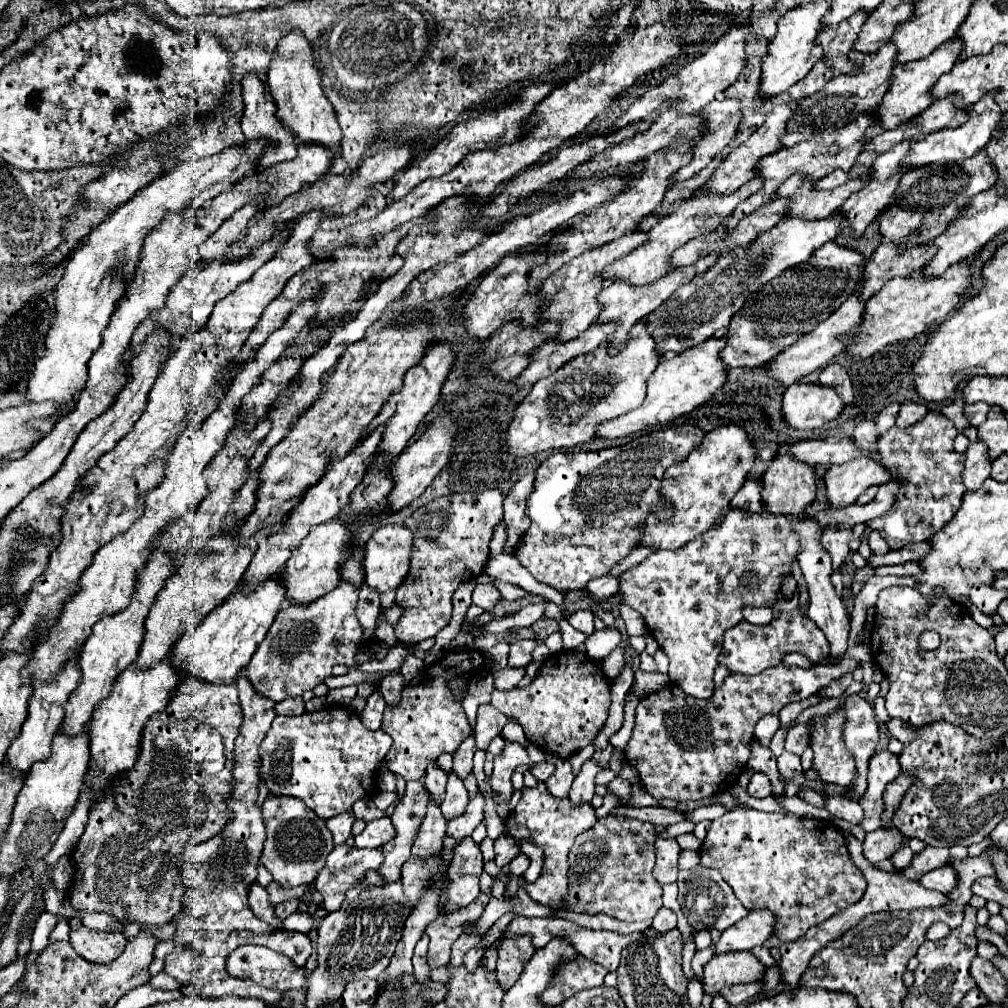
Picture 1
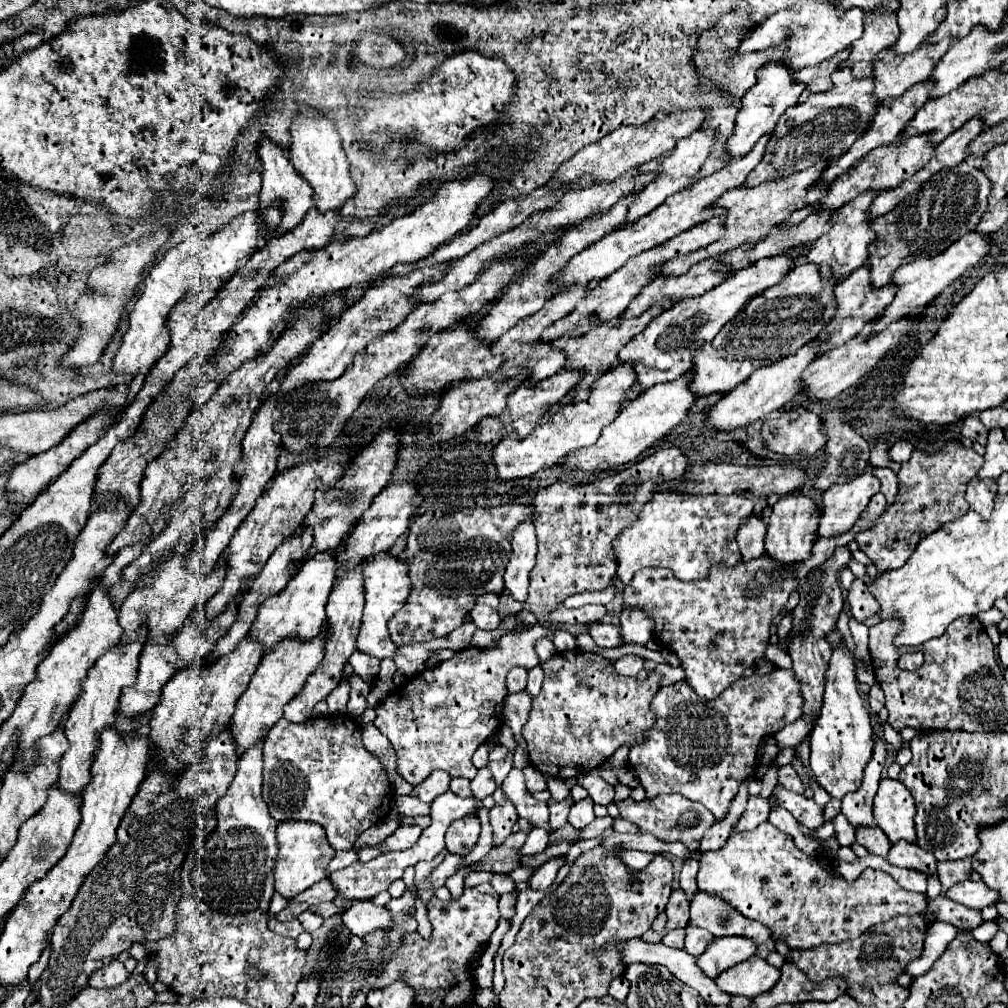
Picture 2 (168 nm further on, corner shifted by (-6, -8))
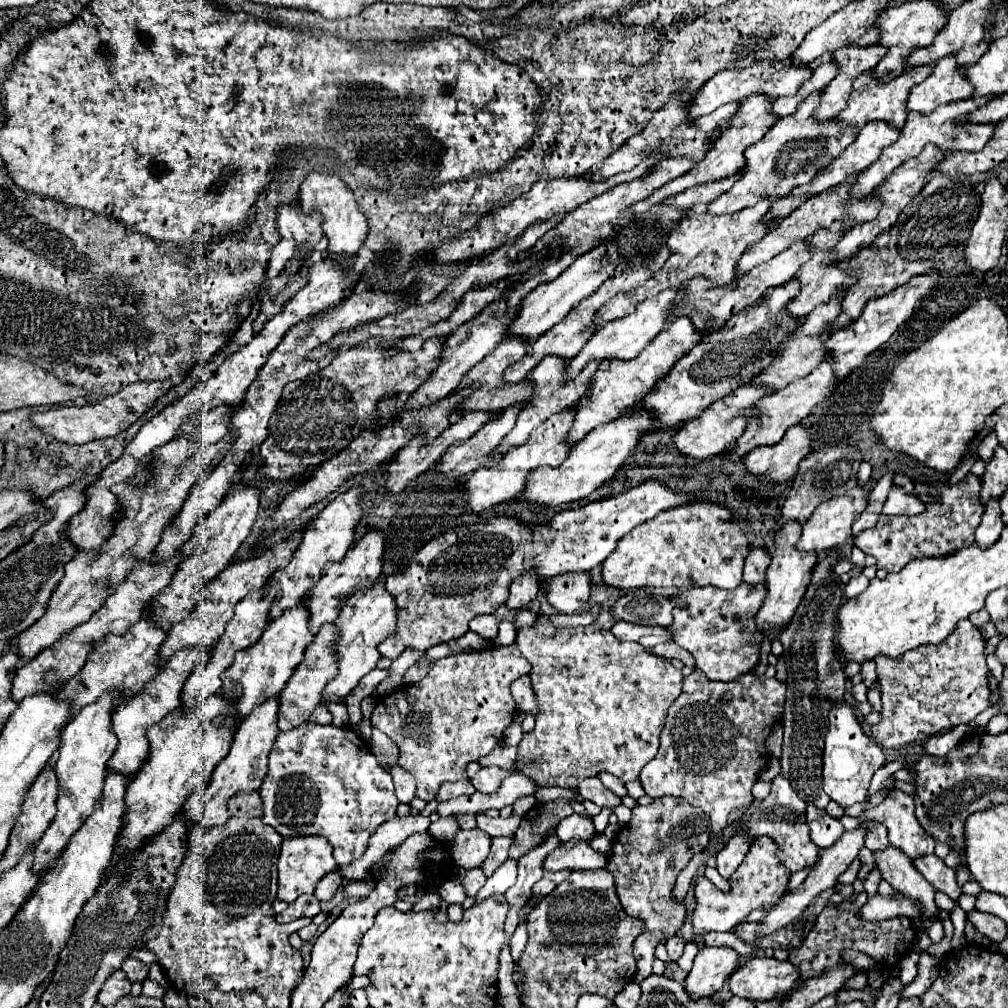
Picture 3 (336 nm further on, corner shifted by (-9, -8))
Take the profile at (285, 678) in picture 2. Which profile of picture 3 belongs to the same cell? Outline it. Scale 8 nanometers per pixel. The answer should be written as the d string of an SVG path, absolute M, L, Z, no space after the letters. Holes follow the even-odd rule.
M273 697L271 701L267 701L267 705L259 705L259 709L255 709L255 713L251 713L251 717L247 717L247 721L243 721L243 725L239 727L239 733L235 733L233 737L233 745L229 755L219 763L219 767L215 767L213 779L209 783L209 787L201 793L193 793L185 805L183 805L183 819L189 823L189 829L193 829L191 825L197 825L197 829L201 831L209 831L217 825L225 825L227 819L231 817L227 803L231 797L235 797L237 793L249 793L249 791L257 791L263 783L263 775L267 773L267 757L271 751L271 745L275 743L275 737L279 733L277 729L277 697Z

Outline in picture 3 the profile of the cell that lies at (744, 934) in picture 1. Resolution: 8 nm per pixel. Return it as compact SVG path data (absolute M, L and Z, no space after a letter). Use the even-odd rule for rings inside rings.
M701 947L693 969L683 981L685 991L689 993L691 999L703 999L715 995L727 977L735 971L737 967L737 951L731 947Z

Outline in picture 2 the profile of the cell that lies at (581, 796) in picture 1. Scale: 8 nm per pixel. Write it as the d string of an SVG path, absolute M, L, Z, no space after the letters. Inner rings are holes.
M586 797L572 807L572 811L568 815L568 823L574 825L576 829L584 829L586 825L590 825L594 821L594 817L596 817L594 815L594 801L592 801L592 797Z

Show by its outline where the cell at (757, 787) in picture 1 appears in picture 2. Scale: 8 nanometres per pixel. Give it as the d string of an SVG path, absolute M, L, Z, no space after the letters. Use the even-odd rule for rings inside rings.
M752 795L748 799L748 807L744 811L744 815L740 817L738 825L734 831L746 831L746 829L756 829L756 825L764 823L766 817L770 813L770 799L762 797L762 795Z

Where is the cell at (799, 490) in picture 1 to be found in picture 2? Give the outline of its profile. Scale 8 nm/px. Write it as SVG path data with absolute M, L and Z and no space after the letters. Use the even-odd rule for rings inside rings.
M788 493L782 495L770 511L768 517L768 535L766 535L766 553L778 559L782 565L790 565L808 557L812 549L812 541L816 541L816 527L820 521L818 503L804 493Z

